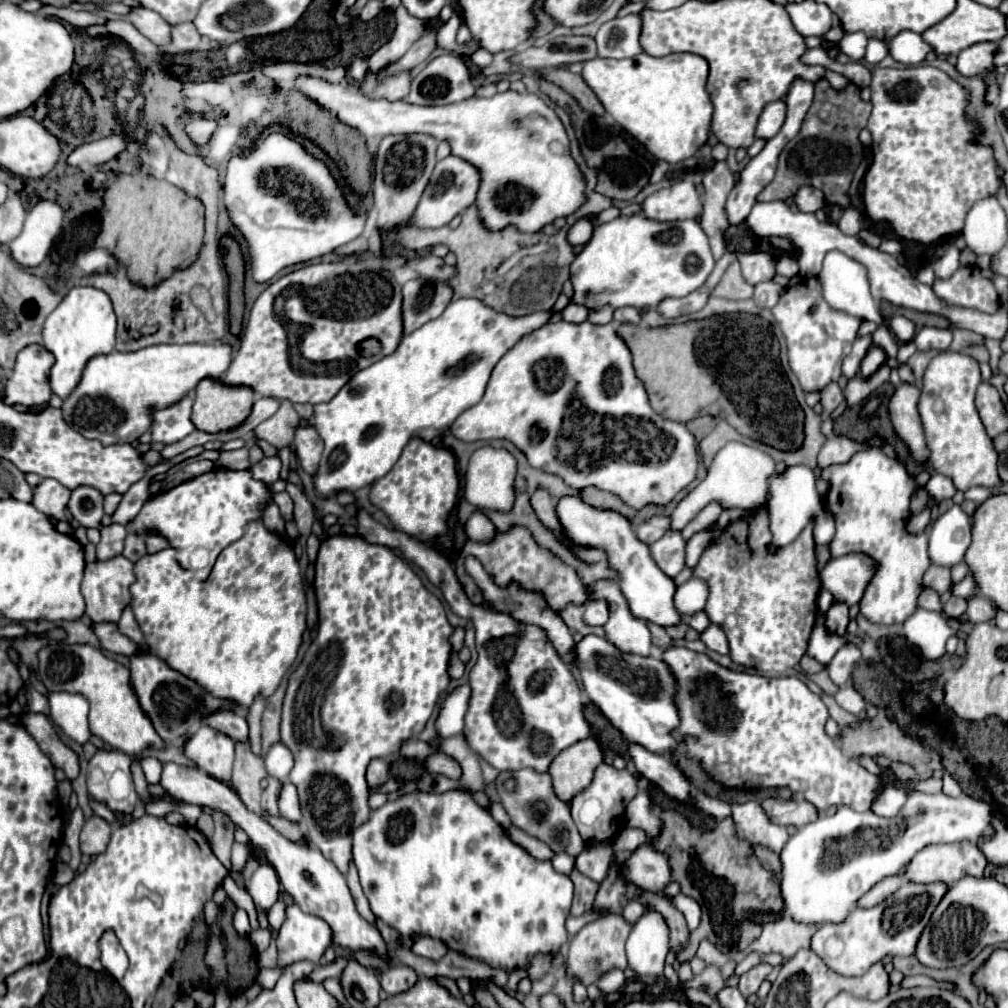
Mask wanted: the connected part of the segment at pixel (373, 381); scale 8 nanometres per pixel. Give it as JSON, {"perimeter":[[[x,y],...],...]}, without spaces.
{"perimeter":[[[477,299],[451,301],[441,317],[425,323],[425,327],[403,337],[391,355],[373,363],[367,369],[357,371],[357,375],[353,375],[331,401],[317,403],[313,407],[315,429],[325,443],[319,473],[315,475],[315,489],[321,495],[331,497],[337,491],[357,491],[361,487],[367,487],[393,469],[393,465],[413,437],[431,443],[435,437],[443,435],[453,425],[457,415],[461,415],[461,411],[481,401],[489,375],[497,361],[523,335],[547,325],[551,315],[553,309],[539,311],[527,317],[509,317],[493,311],[491,307],[485,307]]]}

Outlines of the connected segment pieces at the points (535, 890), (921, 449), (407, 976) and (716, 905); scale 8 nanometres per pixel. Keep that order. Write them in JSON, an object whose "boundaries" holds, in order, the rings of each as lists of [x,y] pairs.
{"boundaries":[[[[453,789],[453,791],[445,791],[445,793],[425,793],[425,791],[413,791],[409,795],[397,797],[395,801],[387,801],[383,807],[375,809],[369,817],[369,821],[365,821],[361,827],[357,827],[353,831],[353,861],[357,865],[359,871],[359,879],[361,879],[361,887],[371,903],[373,913],[383,919],[389,927],[397,929],[403,937],[419,937],[419,935],[429,935],[435,939],[441,939],[449,949],[461,953],[461,955],[469,955],[473,959],[481,959],[485,963],[489,963],[491,967],[507,967],[507,969],[515,969],[515,967],[523,967],[527,963],[529,957],[537,955],[537,953],[555,953],[561,949],[561,945],[565,945],[567,941],[567,929],[565,929],[565,919],[569,915],[569,907],[573,901],[573,883],[567,875],[559,875],[551,861],[537,861],[533,859],[527,851],[523,851],[521,847],[517,847],[505,833],[505,829],[493,821],[491,813],[483,807],[477,805],[477,801],[461,791],[461,789]]],[[[903,383],[889,401],[889,415],[895,433],[907,443],[911,457],[917,463],[925,463],[929,459],[929,447],[925,443],[923,421],[919,415],[919,397],[921,391],[915,385]]],[[[399,965],[399,967],[389,967],[387,971],[383,971],[379,979],[381,979],[381,989],[389,995],[395,995],[413,987],[413,983],[417,981],[417,973],[411,967]]],[[[663,811],[659,817],[663,821],[663,833],[655,841],[655,849],[663,853],[667,851],[673,881],[677,881],[681,885],[681,893],[693,897],[703,911],[701,925],[691,931],[689,947],[679,953],[679,961],[691,961],[697,943],[705,937],[723,953],[733,949],[745,951],[749,943],[761,935],[763,929],[747,915],[779,913],[783,909],[777,877],[763,869],[759,859],[753,855],[751,843],[737,834],[732,817],[717,823],[711,831],[695,829],[689,819],[677,811]]]]}

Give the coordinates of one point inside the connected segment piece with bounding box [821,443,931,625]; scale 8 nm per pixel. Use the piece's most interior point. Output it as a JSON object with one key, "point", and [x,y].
{"point":[869,497]}

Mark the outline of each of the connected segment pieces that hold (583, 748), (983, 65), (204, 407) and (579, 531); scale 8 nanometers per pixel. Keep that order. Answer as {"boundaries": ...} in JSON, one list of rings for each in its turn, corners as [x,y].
{"boundaries":[[[[593,737],[561,751],[561,755],[557,755],[557,759],[553,759],[549,767],[555,795],[561,801],[569,803],[575,795],[591,785],[593,775],[601,763],[603,751]]],[[[983,41],[983,43],[975,43],[967,49],[963,49],[957,55],[957,69],[961,75],[979,75],[987,69],[993,67],[995,55],[999,51],[999,45],[995,41]]],[[[205,379],[205,383],[197,385],[191,421],[205,433],[231,431],[247,421],[253,403],[255,393],[249,387],[225,387]]],[[[561,497],[557,503],[557,515],[561,519],[565,533],[575,543],[605,549],[611,567],[619,571],[621,591],[629,601],[631,613],[637,619],[645,619],[661,627],[673,627],[681,623],[681,615],[675,611],[675,605],[673,605],[675,581],[669,579],[657,567],[657,563],[653,563],[653,557],[649,555],[649,547],[637,539],[635,531],[631,529],[631,523],[623,515],[615,511],[601,511],[601,509],[589,507],[579,497]]]]}

